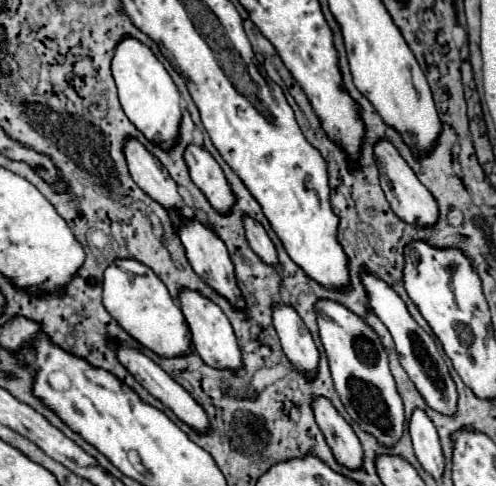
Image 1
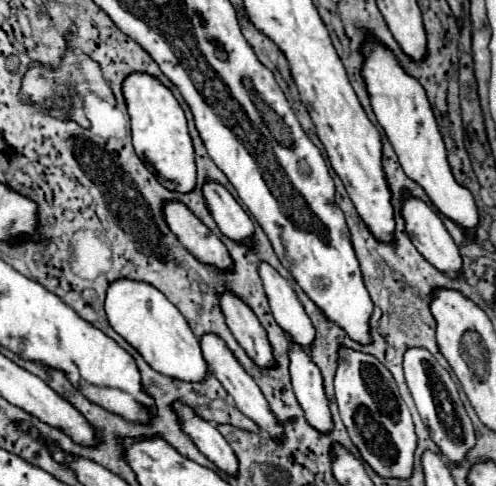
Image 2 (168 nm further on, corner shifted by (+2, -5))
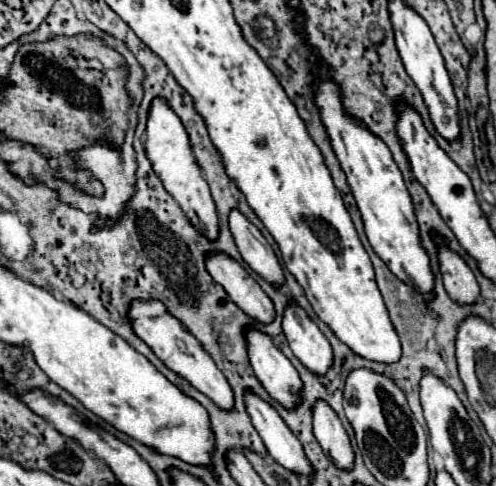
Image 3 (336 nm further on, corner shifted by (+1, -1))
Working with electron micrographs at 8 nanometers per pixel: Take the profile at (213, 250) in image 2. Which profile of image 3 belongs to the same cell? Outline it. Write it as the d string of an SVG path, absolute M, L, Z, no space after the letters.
M206 252L204 264L208 274L226 290L230 300L238 304L248 316L256 318L262 324L272 322L274 308L270 298L236 260L232 260L224 252Z

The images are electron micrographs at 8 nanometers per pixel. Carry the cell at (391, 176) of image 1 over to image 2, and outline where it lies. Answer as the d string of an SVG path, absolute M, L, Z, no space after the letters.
M407 198L401 210L407 232L415 248L439 270L445 274L463 274L459 250L445 230L441 218L419 198Z

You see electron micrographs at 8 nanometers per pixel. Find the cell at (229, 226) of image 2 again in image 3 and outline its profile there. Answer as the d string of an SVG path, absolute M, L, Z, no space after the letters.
M236 208L230 212L228 224L230 224L232 238L238 246L244 262L258 276L272 282L274 286L280 286L284 282L284 274L282 274L282 268L278 264L274 250L270 248L270 244L262 236L262 232Z

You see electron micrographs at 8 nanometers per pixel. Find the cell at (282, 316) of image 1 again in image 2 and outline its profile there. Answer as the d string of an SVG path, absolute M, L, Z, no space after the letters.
M291 344L289 360L293 392L305 412L305 420L317 432L329 434L333 430L333 418L329 410L329 400L323 392L323 378L319 368L315 368L309 352L297 344Z

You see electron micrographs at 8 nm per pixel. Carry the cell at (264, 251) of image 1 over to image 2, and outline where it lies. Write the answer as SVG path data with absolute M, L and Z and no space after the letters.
M269 264L259 266L259 276L263 280L275 322L283 328L283 332L289 336L293 344L299 344L301 348L311 350L315 328L303 304L295 296L293 288Z

